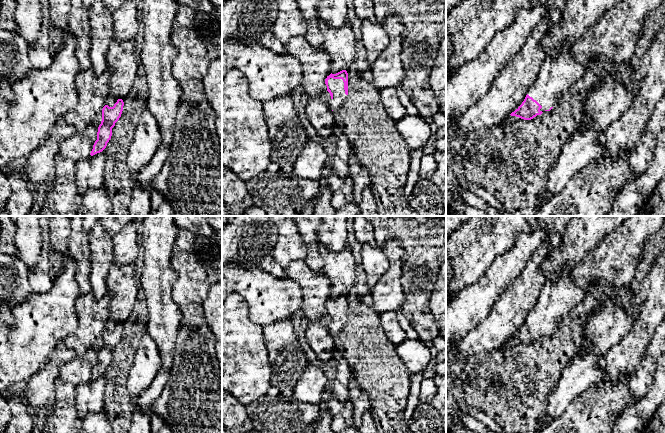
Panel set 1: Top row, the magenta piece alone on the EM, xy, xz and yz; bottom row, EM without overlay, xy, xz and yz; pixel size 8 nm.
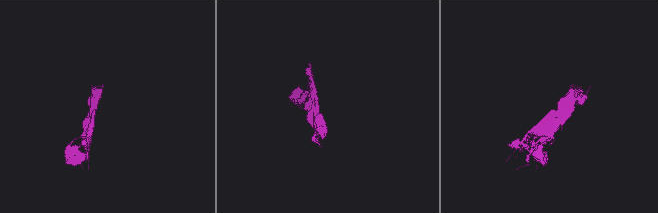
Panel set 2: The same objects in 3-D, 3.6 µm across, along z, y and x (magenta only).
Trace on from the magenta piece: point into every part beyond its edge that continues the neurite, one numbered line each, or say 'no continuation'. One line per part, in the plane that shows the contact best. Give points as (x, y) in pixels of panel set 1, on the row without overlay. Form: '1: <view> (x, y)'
1: xz (336, 310)

